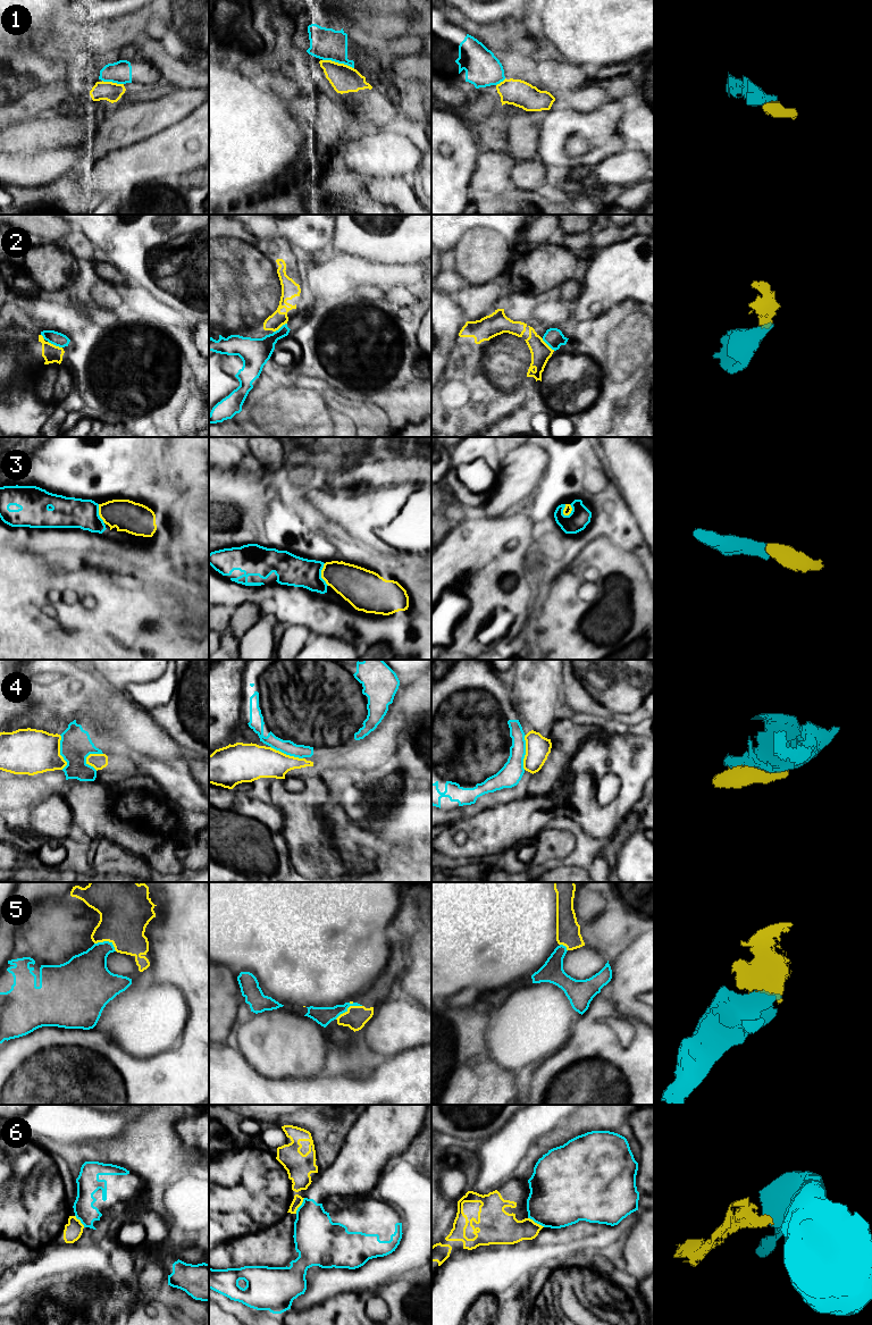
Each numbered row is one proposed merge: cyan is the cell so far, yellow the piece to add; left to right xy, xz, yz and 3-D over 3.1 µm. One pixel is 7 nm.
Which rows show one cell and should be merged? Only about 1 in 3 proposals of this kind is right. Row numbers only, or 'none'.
3, 5

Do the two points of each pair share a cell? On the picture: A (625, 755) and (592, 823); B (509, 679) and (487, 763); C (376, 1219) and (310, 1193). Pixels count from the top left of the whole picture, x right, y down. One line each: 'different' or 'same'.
A: same
B: different
C: same

